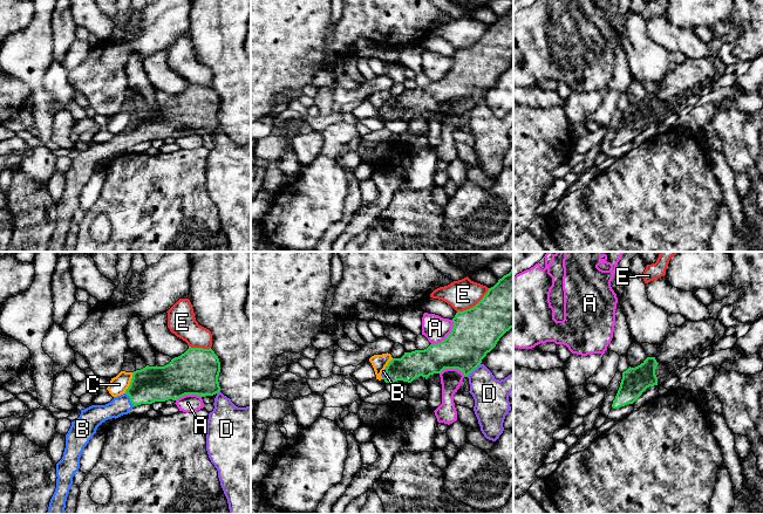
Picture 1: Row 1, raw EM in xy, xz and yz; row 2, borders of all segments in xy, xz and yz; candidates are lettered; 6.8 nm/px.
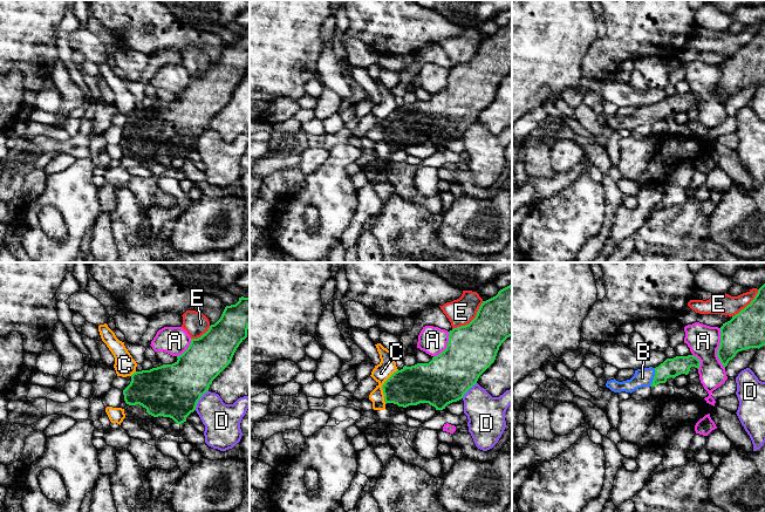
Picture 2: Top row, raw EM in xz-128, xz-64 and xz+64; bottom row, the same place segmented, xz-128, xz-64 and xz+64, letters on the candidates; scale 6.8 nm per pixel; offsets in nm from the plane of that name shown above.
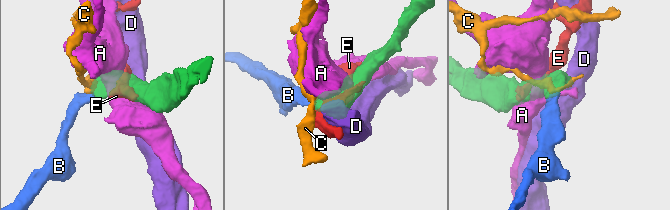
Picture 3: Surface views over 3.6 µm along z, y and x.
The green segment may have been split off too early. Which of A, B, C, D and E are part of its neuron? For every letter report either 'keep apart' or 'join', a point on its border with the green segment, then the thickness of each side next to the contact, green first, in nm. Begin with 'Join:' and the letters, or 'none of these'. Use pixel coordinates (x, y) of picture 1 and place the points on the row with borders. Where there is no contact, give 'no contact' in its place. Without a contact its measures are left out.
Join: B
A: keep apart | xz (447, 336) | 320/180 nm
B: join | xy (130, 399) | 240/140 nm
C: keep apart | xy (130, 383) | 240/120 nm
D: keep apart | xz (474, 369) | 320/240 nm
E: keep apart | xz (475, 306) | 340/200 nm

